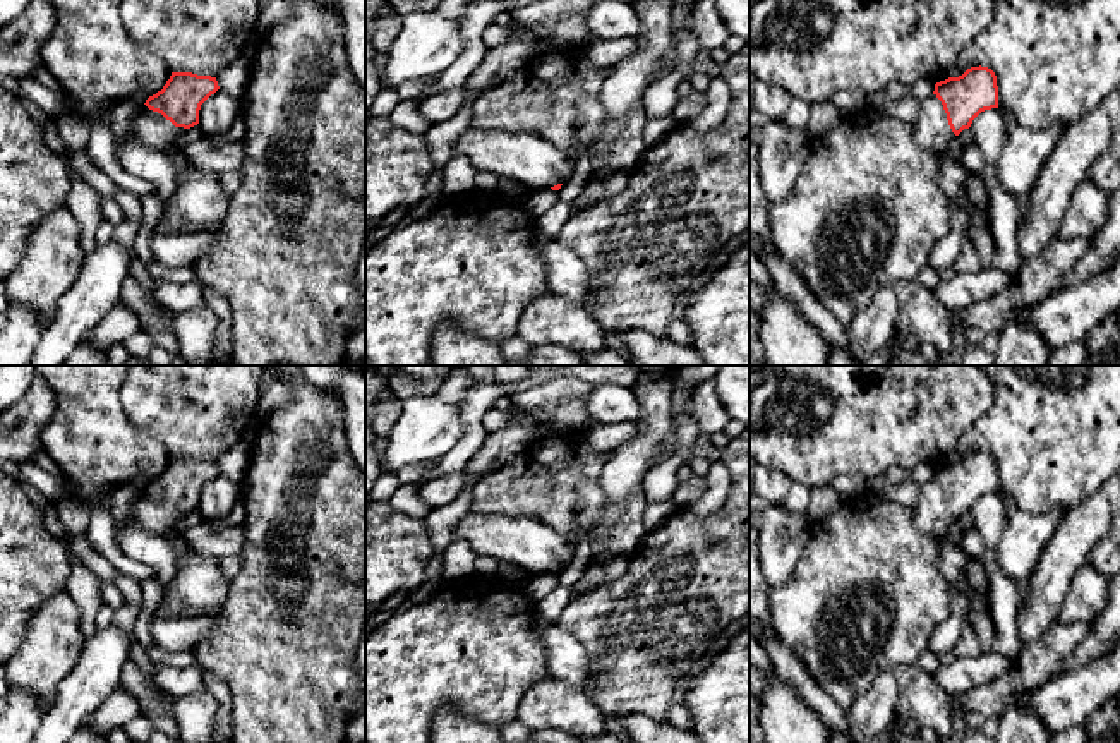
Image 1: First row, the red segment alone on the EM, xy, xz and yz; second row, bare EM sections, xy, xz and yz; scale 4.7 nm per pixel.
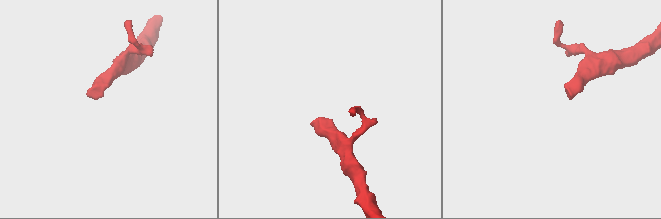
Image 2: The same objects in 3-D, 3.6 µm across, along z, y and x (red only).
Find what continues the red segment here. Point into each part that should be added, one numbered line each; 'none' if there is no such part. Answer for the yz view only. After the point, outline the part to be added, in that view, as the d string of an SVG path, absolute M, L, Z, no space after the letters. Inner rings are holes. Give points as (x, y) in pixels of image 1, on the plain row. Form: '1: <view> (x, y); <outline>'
1: yz (932, 517); M936 479L919 484L918 503L911 513L914 516L916 530L936 539L947 539L948 530L955 522Z

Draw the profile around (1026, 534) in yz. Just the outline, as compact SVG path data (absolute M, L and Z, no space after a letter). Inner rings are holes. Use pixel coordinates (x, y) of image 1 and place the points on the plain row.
M1050 510L1046 513L1015 511L1007 516L1005 530L997 546L998 568L1005 578L1019 589L1029 582L1063 515L1063 510Z

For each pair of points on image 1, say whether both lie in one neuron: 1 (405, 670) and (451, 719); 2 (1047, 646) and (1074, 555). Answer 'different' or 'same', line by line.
1: different
2: different

